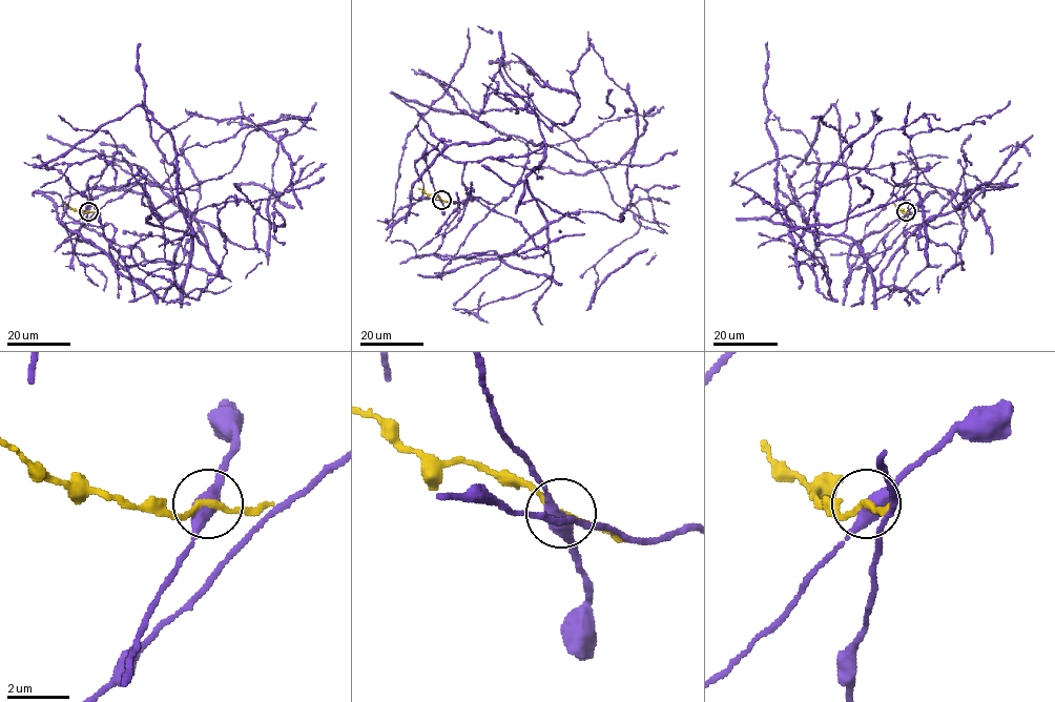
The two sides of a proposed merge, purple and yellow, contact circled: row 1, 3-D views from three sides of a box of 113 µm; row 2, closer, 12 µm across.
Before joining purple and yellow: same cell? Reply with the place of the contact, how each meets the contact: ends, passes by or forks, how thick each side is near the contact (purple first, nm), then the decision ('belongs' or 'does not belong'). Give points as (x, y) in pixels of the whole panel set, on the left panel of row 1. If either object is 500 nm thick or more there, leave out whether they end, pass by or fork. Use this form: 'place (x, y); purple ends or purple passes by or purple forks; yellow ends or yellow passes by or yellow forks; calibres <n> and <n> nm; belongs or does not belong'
place (88, 211); purple passes by; yellow passes by; calibres 460 and 180 nm; does not belong

